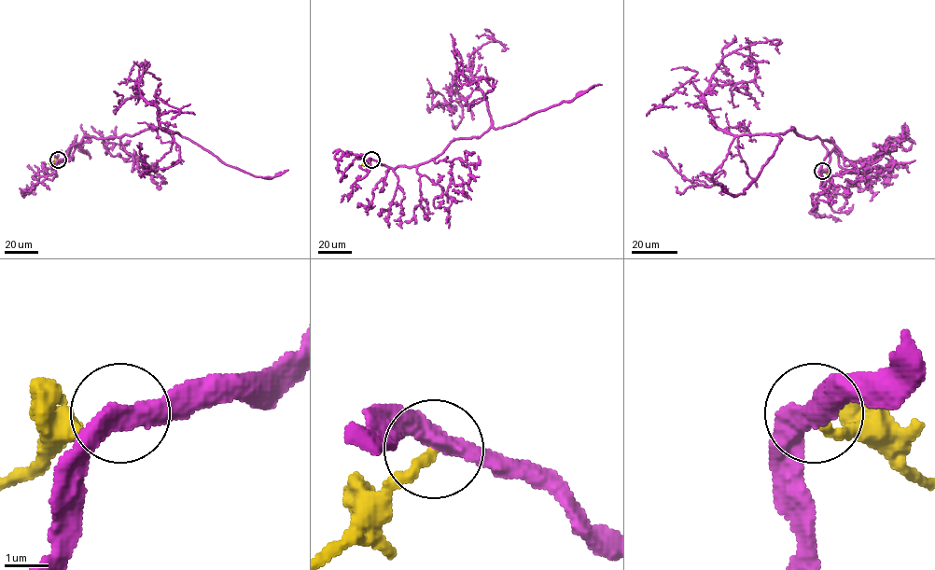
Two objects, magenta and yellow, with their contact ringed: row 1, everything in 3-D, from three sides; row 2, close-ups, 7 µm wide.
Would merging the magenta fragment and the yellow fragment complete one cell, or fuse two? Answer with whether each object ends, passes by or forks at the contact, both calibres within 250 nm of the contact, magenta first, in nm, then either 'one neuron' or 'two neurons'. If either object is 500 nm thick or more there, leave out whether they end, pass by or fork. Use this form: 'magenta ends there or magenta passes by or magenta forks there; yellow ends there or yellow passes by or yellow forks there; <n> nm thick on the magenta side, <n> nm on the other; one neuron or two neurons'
magenta passes by; yellow ends there; 440 nm thick on the magenta side, 220 nm on the other; two neurons

